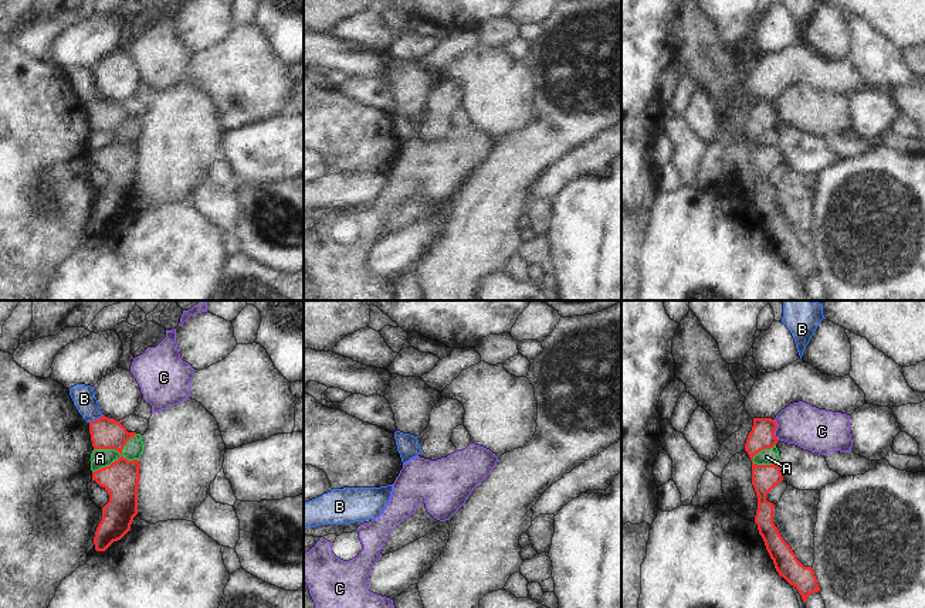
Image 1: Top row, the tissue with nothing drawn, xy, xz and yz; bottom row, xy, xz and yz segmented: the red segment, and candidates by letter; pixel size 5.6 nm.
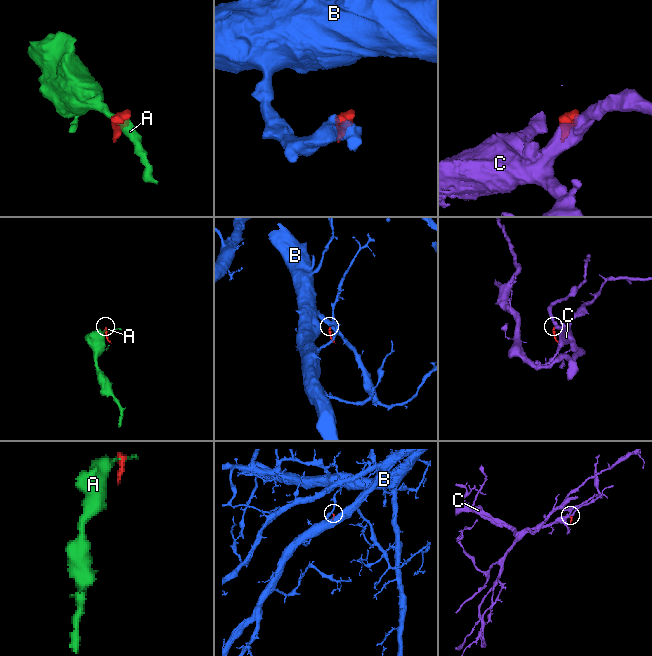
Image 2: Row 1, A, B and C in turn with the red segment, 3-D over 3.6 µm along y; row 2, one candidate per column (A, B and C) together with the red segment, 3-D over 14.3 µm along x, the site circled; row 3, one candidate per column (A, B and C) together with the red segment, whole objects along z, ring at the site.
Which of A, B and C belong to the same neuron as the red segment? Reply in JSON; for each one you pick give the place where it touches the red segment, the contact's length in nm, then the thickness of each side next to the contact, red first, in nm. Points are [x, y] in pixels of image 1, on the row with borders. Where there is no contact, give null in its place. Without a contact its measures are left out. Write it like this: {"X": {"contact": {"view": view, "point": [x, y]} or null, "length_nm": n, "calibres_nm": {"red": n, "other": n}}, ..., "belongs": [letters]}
{"belongs": []}

